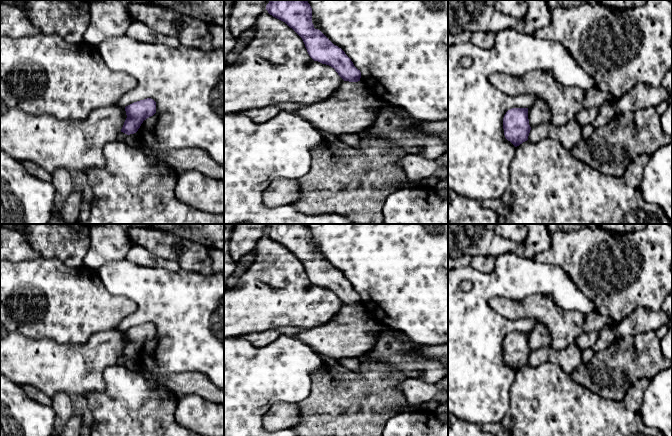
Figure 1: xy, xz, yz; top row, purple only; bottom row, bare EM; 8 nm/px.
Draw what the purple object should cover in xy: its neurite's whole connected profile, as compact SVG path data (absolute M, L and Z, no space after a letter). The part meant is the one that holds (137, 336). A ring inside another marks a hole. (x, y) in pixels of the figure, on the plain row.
M151 322L140 324L126 330L125 335L127 342L121 356L127 359L134 358L144 344L156 337L156 326Z

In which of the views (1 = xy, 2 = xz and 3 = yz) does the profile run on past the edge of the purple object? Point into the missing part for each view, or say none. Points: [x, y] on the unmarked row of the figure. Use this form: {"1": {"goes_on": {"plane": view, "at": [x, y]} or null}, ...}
{"1": {"goes_on": null}, "2": {"goes_on": null}, "3": {"goes_on": null}}

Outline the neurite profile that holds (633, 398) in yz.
M647 378L635 379L629 386L622 400L627 409L635 413L639 412L649 381Z

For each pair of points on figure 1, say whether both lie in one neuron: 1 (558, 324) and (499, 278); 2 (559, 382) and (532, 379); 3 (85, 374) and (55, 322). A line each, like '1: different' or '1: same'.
1: different
2: same
3: different

